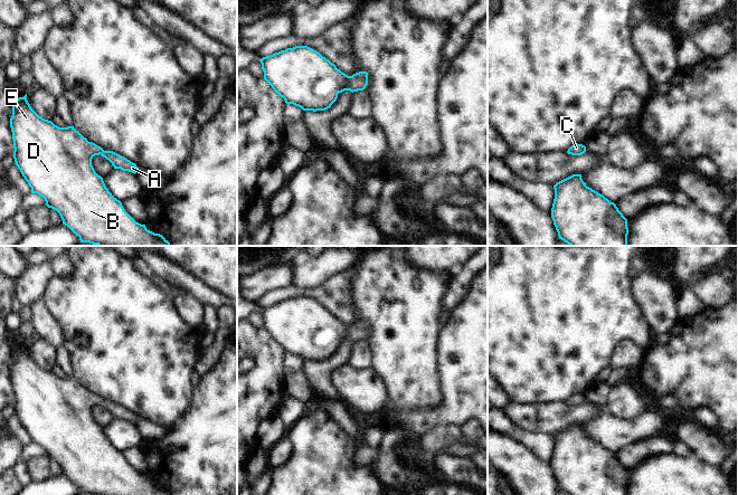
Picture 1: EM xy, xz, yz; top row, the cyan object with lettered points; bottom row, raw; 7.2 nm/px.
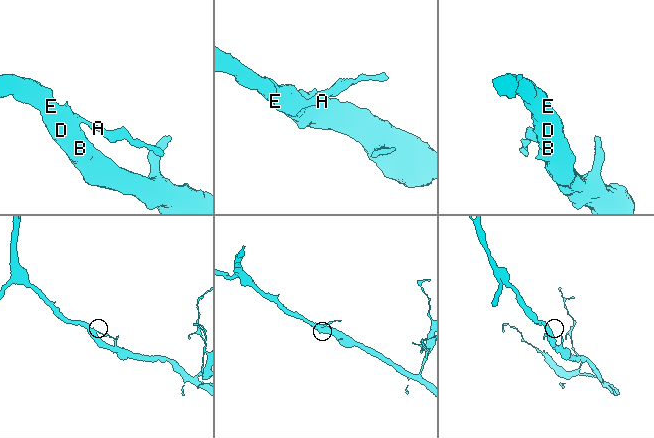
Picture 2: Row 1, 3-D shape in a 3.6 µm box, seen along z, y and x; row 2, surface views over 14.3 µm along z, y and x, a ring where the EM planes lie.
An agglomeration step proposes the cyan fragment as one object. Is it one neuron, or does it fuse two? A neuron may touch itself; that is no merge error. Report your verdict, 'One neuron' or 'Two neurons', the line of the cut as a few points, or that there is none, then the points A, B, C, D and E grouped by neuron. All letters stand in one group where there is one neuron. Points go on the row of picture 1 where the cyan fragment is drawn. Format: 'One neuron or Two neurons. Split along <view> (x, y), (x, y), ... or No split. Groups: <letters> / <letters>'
One neuron. No split. Groups: A B C D E.

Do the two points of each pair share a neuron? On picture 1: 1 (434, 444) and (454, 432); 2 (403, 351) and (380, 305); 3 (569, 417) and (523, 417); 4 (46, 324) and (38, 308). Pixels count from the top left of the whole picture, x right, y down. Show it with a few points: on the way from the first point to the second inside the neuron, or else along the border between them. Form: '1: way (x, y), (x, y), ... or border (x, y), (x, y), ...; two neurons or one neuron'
1: way (438, 439), (442, 436), (450, 435); one neuron
2: way (403, 340), (403, 327), (391, 316); one neuron
3: way (558, 417), (535, 417); one neuron
4: way (43, 321), (39, 312); one neuron

